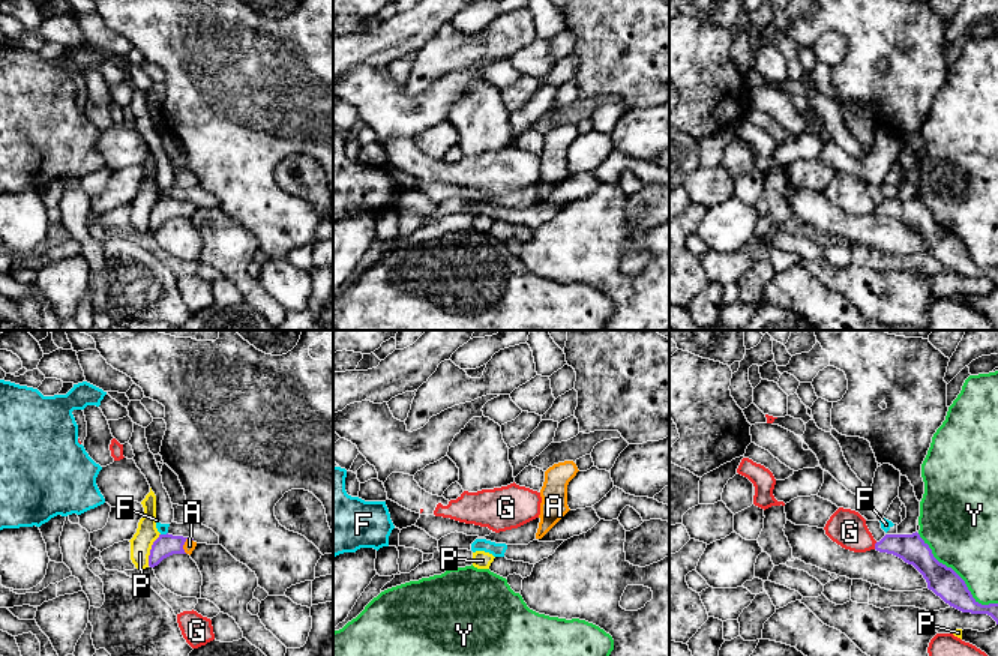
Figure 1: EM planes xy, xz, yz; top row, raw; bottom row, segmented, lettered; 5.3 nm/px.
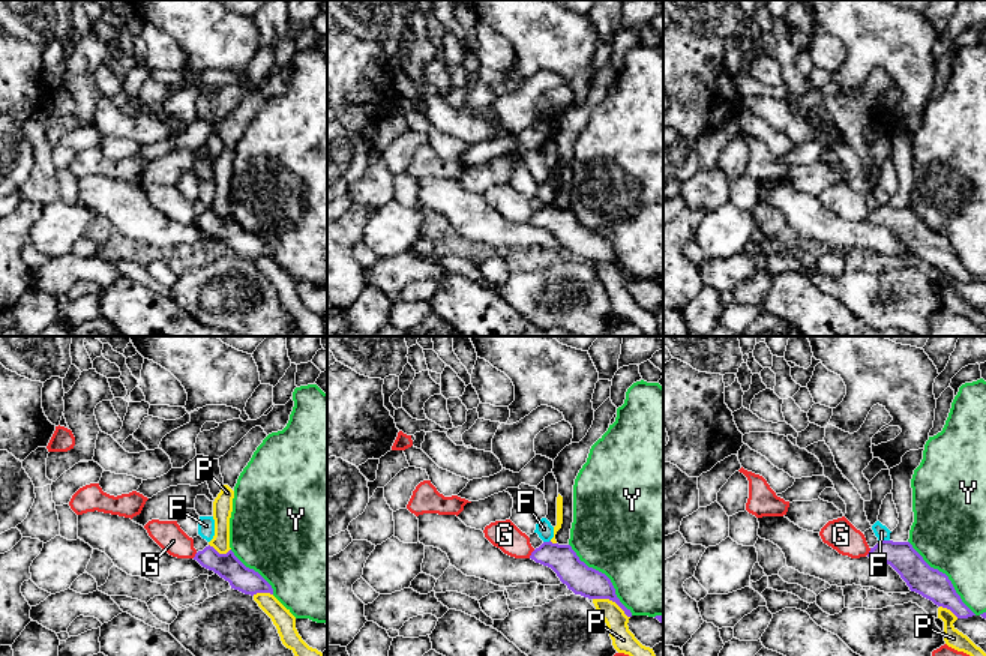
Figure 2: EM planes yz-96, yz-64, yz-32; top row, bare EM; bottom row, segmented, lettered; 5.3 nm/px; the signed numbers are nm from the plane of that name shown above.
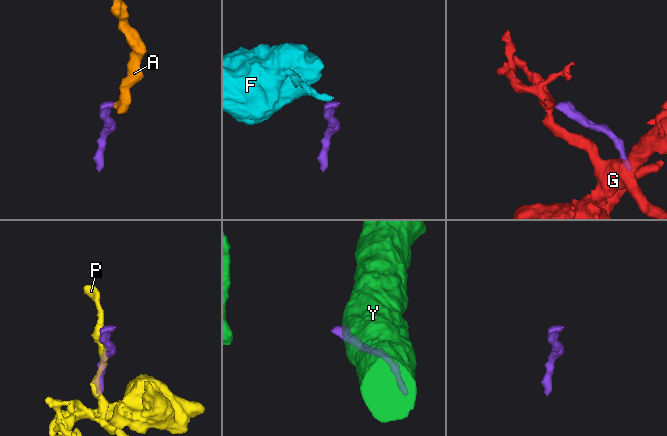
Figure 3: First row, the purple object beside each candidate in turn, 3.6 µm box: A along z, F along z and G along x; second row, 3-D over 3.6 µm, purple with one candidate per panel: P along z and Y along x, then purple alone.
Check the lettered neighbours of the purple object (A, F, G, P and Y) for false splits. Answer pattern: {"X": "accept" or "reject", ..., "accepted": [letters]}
{"A": "accept", "F": "reject", "G": "reject", "P": "reject", "Y": "reject", "accepted": ["A"]}

